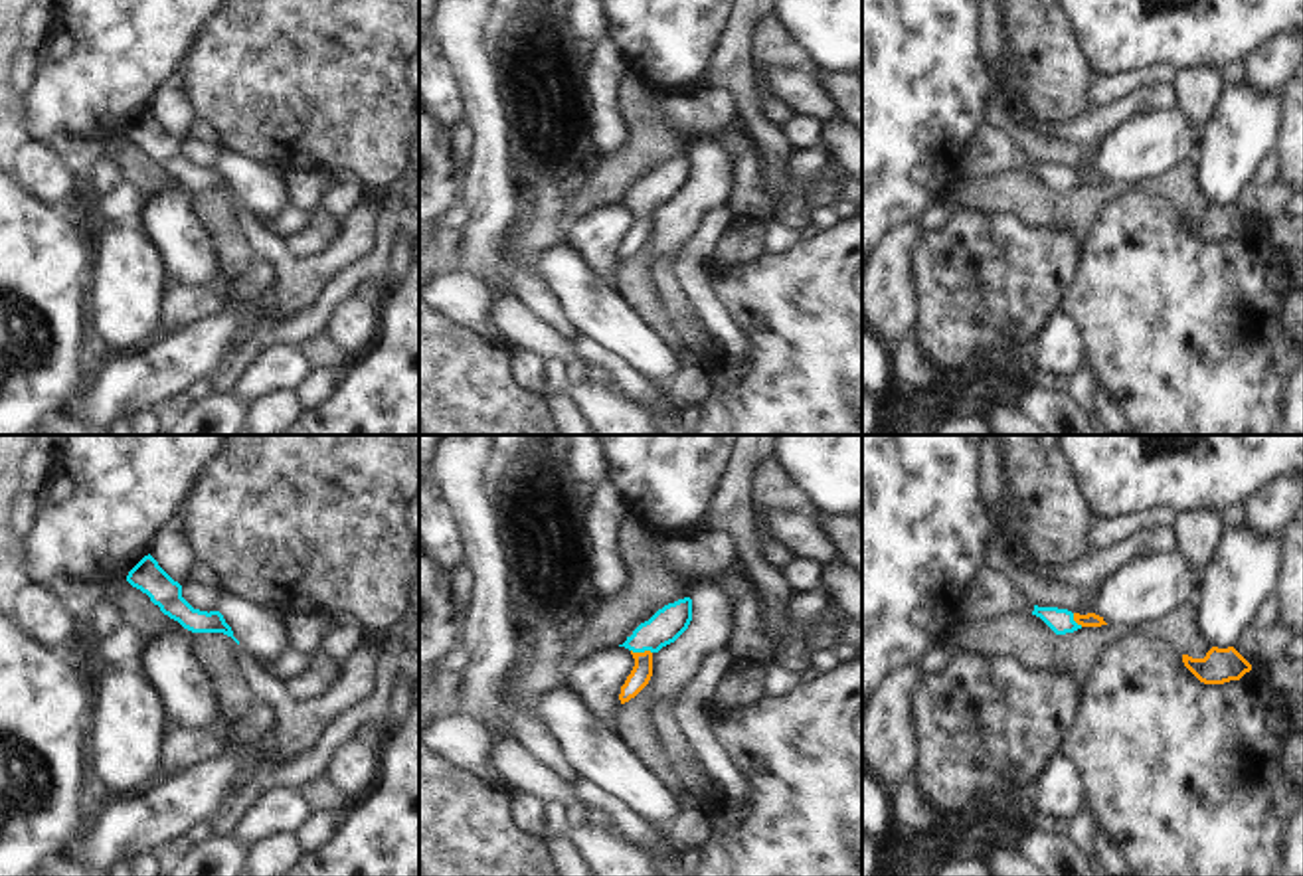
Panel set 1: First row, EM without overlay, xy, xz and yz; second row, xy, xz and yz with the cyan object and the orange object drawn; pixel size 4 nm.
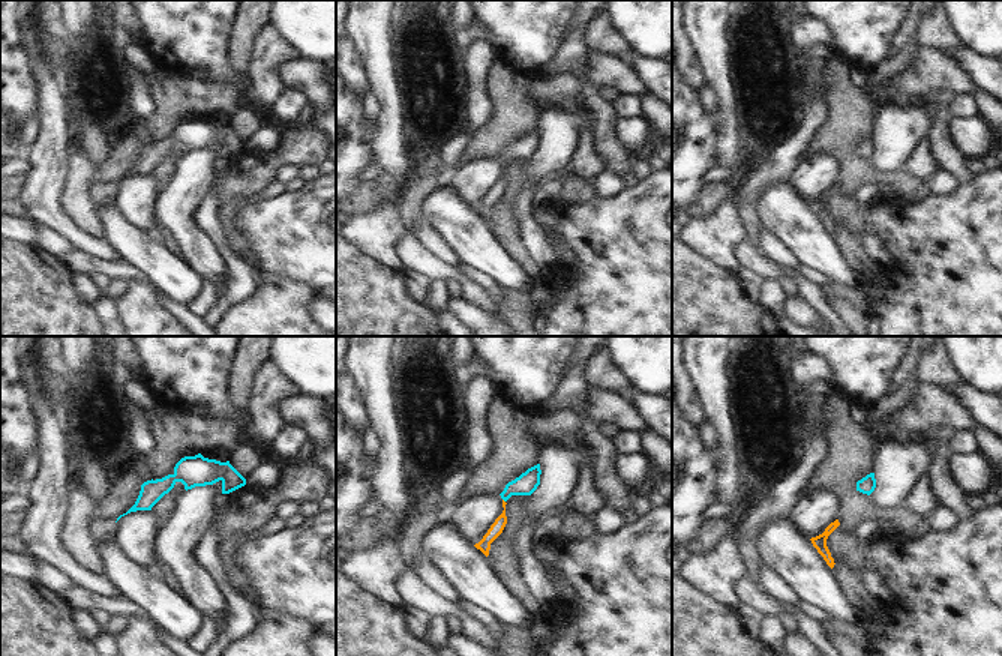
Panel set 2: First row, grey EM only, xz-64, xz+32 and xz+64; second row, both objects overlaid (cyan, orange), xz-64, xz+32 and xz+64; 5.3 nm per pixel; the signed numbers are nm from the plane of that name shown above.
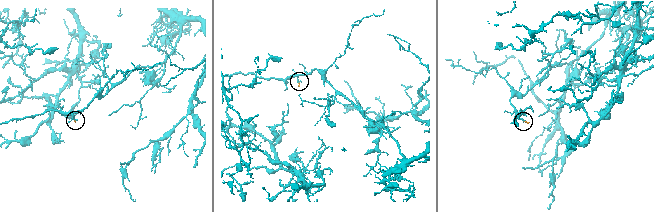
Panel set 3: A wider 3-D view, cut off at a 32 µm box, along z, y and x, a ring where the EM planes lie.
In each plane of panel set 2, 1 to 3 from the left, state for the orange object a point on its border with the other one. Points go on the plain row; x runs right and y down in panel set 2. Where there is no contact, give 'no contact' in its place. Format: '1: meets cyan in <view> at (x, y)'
1: no contact
2: no contact
3: no contact

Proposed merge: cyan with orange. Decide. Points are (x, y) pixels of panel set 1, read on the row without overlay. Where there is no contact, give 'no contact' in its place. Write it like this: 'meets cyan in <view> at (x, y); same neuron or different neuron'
meets cyan in xz at (641, 208); same neuron

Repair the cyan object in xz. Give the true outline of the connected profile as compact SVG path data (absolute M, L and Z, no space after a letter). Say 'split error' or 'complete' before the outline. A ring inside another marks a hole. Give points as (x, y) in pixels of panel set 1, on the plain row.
split error; M684 154L658 166L649 178L641 180L619 204L631 208L635 223L621 243L621 261L635 255L652 233L652 212L674 200L692 178L692 156Z

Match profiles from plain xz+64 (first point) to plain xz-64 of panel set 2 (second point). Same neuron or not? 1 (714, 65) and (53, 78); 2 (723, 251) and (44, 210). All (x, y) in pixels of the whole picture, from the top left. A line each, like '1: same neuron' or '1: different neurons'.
1: same neuron
2: different neurons

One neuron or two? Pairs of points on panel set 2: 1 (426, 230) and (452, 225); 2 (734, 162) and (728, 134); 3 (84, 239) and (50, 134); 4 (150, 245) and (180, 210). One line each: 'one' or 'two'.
1: two
2: one
3: one
4: two

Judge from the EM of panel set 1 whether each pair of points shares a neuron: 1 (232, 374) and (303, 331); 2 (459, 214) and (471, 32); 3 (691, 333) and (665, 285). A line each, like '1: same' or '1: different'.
1: same
2: different
3: same

